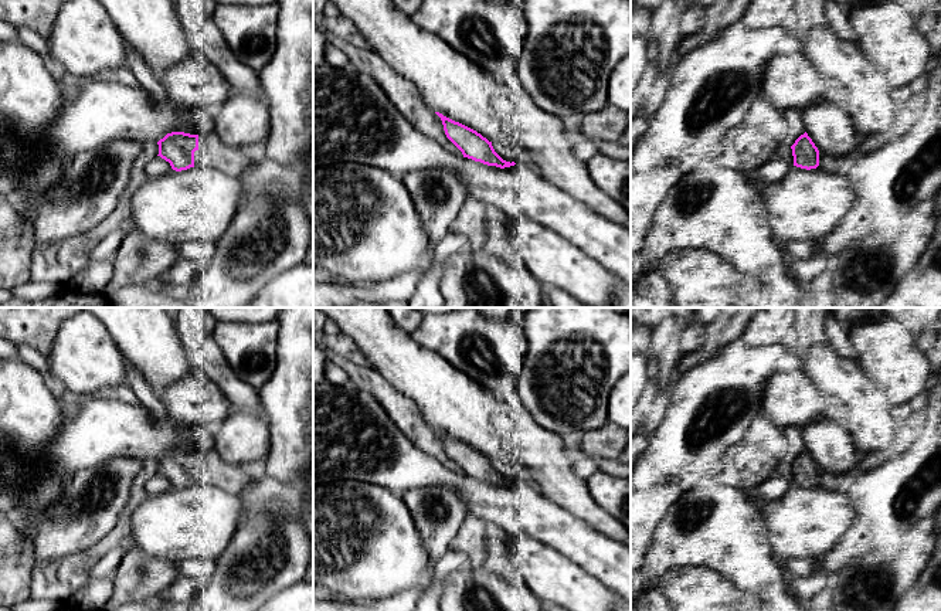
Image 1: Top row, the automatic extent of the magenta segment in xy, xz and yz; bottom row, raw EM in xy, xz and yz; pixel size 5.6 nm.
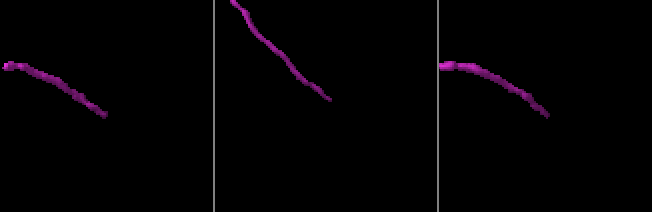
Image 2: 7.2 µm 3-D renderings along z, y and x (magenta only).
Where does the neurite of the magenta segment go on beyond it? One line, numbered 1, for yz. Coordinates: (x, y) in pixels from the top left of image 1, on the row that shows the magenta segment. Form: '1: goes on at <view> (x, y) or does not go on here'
1: does not go on here

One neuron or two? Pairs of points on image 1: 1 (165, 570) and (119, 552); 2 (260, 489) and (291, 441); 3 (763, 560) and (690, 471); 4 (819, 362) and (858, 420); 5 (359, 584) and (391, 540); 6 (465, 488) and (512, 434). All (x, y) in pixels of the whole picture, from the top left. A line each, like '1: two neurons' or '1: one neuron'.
1: two neurons
2: two neurons
3: two neurons
4: one neuron
5: one neuron
6: two neurons

